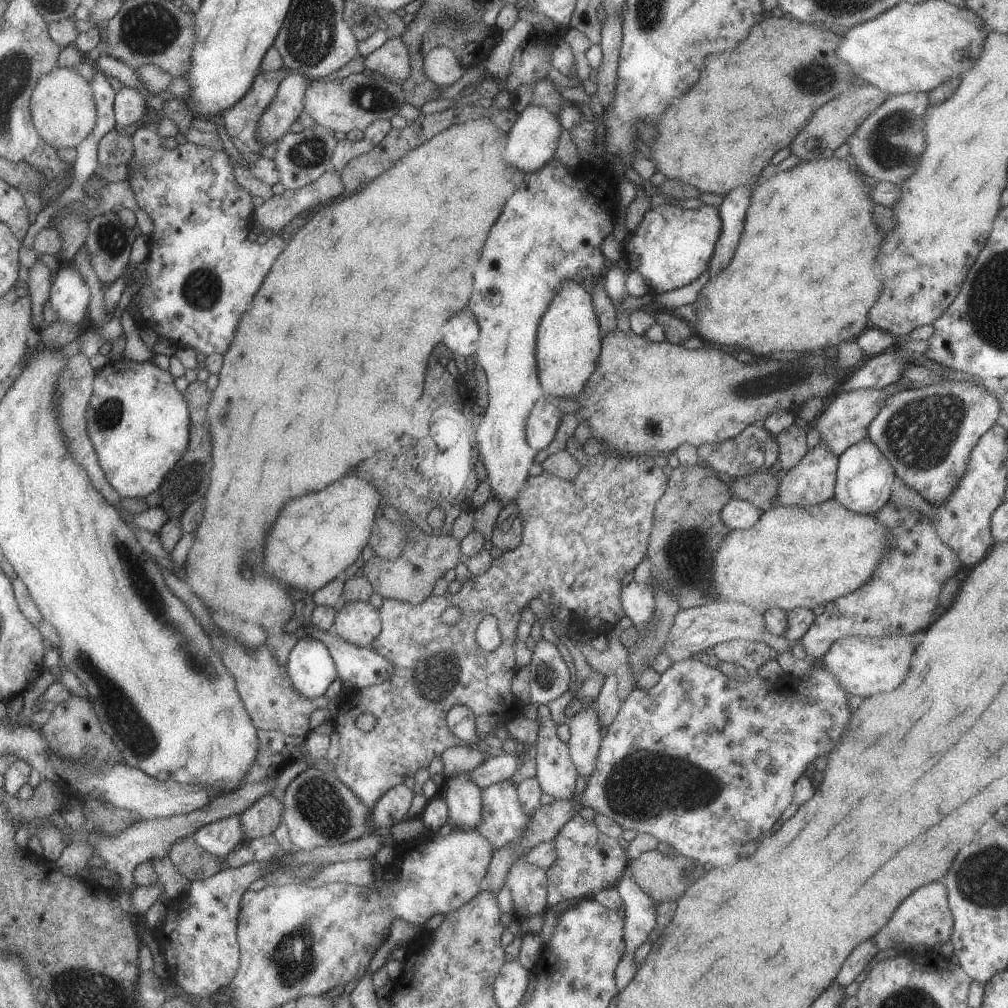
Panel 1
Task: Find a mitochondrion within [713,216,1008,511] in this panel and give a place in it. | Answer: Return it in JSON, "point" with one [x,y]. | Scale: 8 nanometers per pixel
{"point":[921,435]}

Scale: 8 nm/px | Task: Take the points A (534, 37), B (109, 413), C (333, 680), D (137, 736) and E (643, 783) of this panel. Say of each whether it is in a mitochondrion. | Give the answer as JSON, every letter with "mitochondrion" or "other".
{"A":"other","B":"mitochondrion","C":"other","D":"mitochondrion","E":"mitochondrion"}

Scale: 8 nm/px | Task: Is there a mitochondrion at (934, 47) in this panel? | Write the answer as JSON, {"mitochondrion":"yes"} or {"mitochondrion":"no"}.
{"mitochondrion":"no"}

